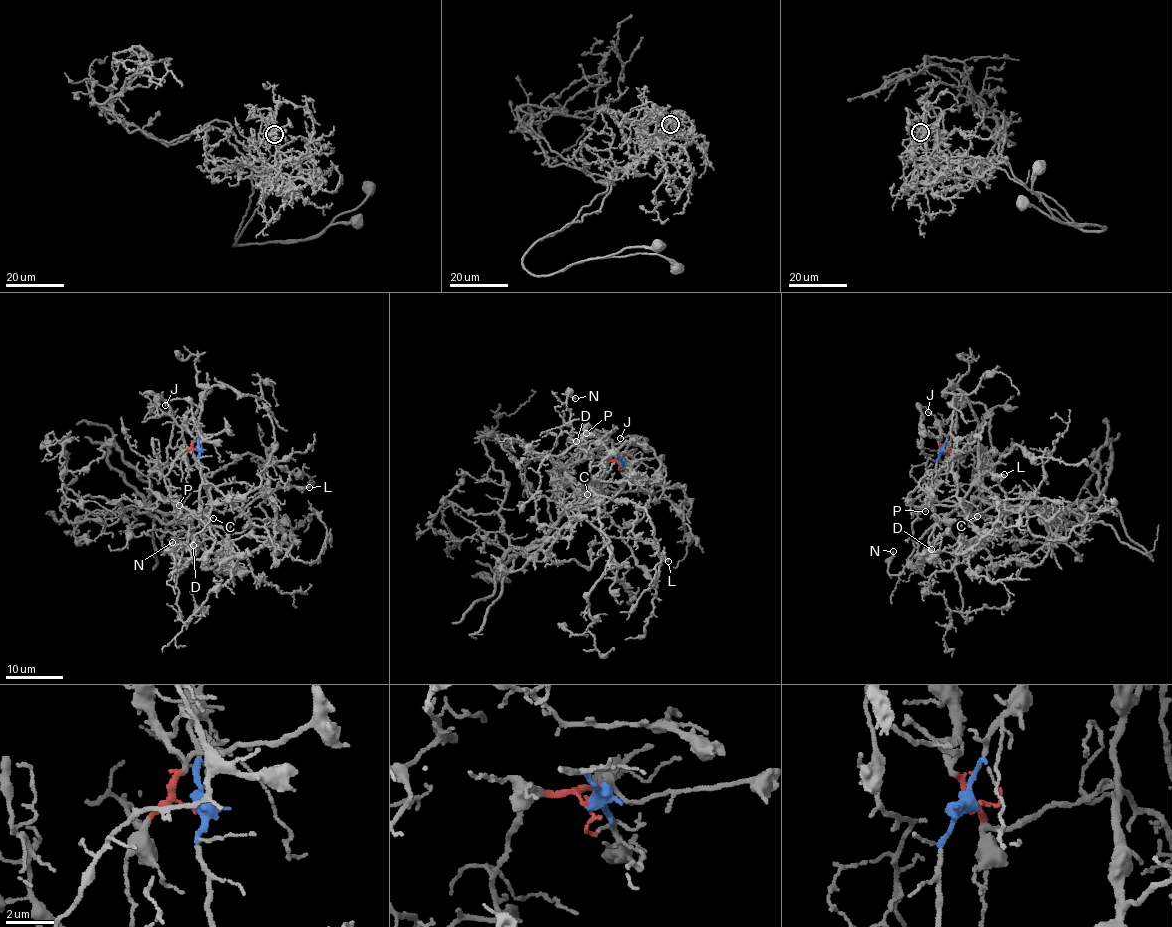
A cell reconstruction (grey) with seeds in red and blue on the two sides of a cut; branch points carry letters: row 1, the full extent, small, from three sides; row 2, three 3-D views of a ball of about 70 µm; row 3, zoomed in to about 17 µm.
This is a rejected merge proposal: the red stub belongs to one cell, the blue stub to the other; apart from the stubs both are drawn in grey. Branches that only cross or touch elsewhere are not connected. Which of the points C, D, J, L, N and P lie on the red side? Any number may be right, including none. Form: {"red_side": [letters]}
{"red_side": ["C", "L"]}

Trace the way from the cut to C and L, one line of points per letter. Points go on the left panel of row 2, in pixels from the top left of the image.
C: (196, 450), (189, 448), (183, 454), (181, 450), (190, 453), (203, 476), (208, 500), (203, 511), (213, 517)
L: (196, 450), (181, 450), (192, 456), (203, 476), (210, 509), (240, 510), (270, 490), (309, 486)

